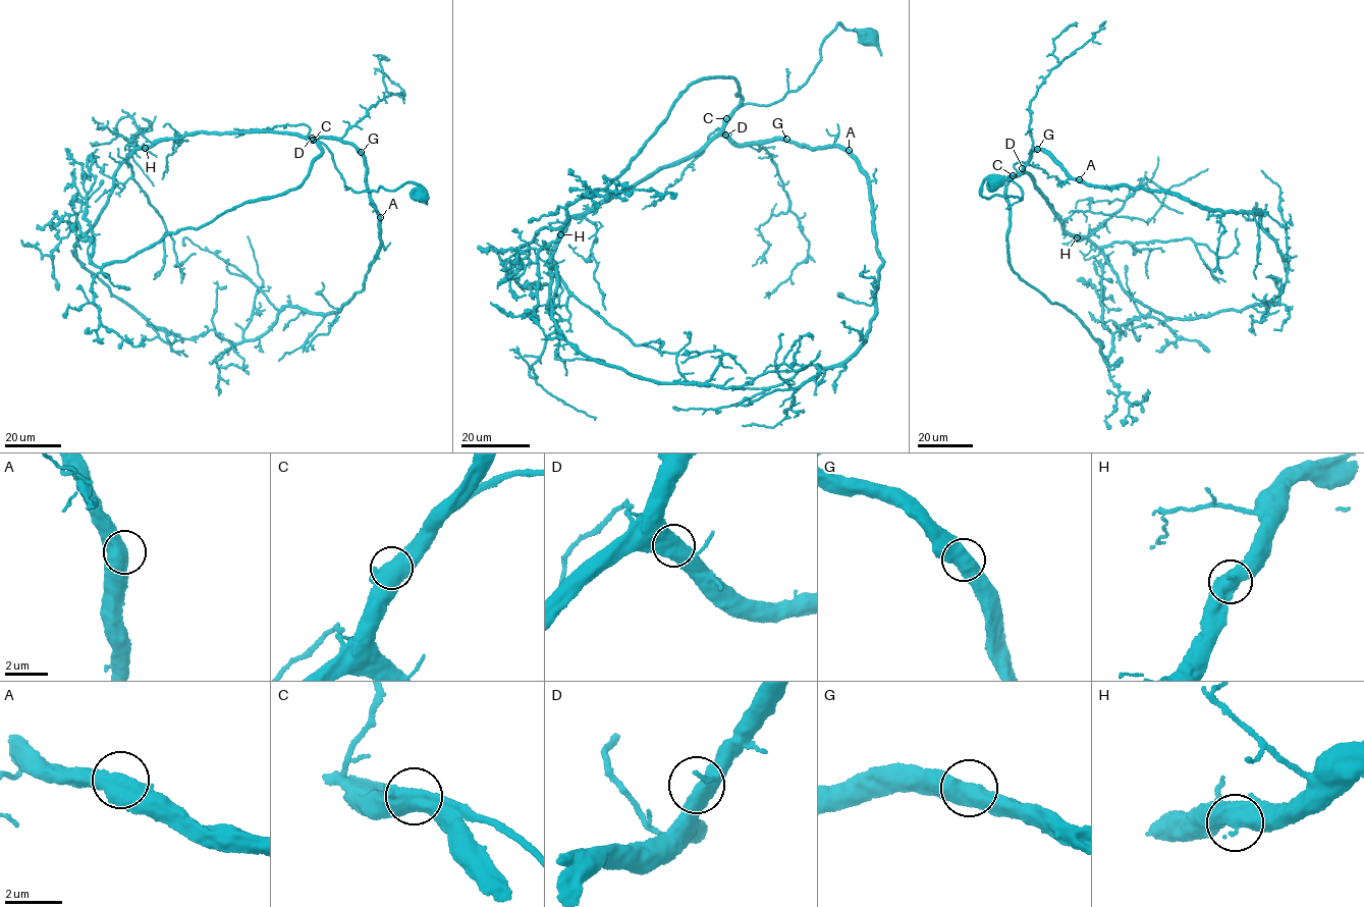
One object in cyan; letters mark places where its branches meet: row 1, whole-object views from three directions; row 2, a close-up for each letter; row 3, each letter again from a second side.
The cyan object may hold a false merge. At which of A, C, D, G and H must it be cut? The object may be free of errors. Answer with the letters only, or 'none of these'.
none of these

